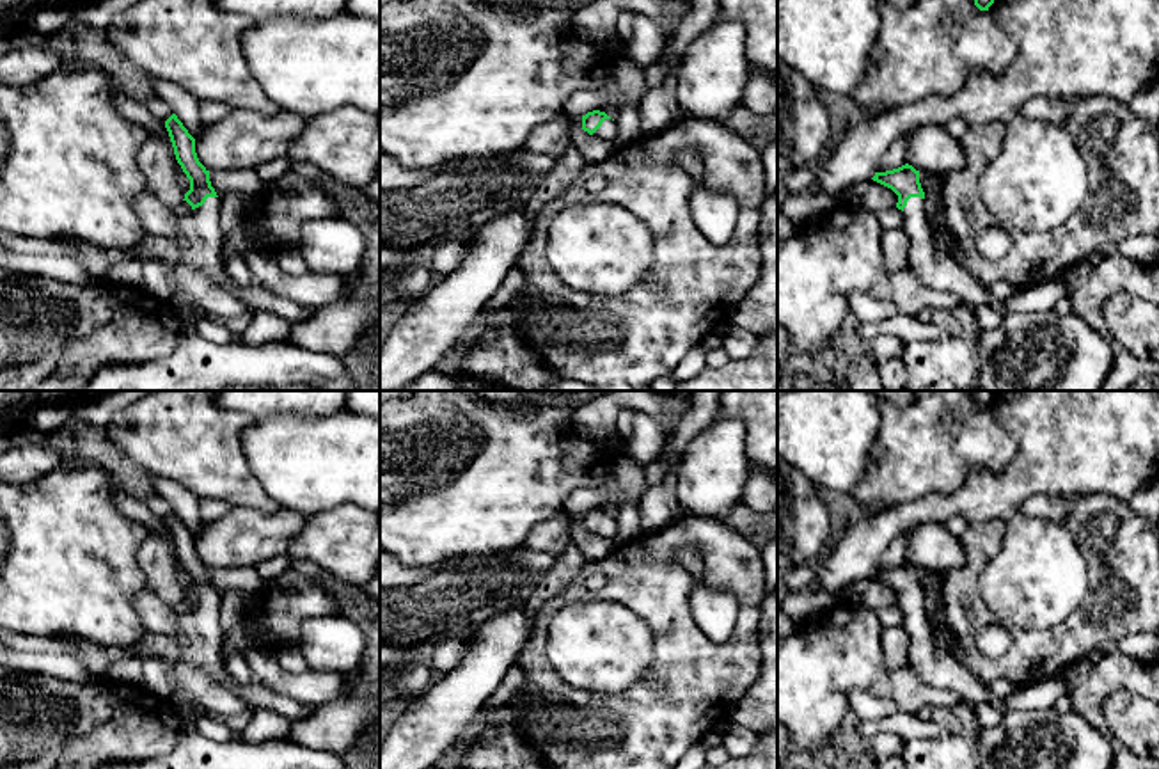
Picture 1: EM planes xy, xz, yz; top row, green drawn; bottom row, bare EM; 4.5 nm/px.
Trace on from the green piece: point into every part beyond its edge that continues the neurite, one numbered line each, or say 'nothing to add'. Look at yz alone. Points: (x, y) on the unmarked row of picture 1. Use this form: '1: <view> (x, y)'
1: yz (936, 668)

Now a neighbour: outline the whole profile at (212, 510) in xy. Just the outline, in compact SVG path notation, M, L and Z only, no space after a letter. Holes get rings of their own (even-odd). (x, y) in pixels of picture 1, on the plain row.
M202 499L201 501L201 520L202 524L211 524L222 519L229 510L231 506L224 501Z

